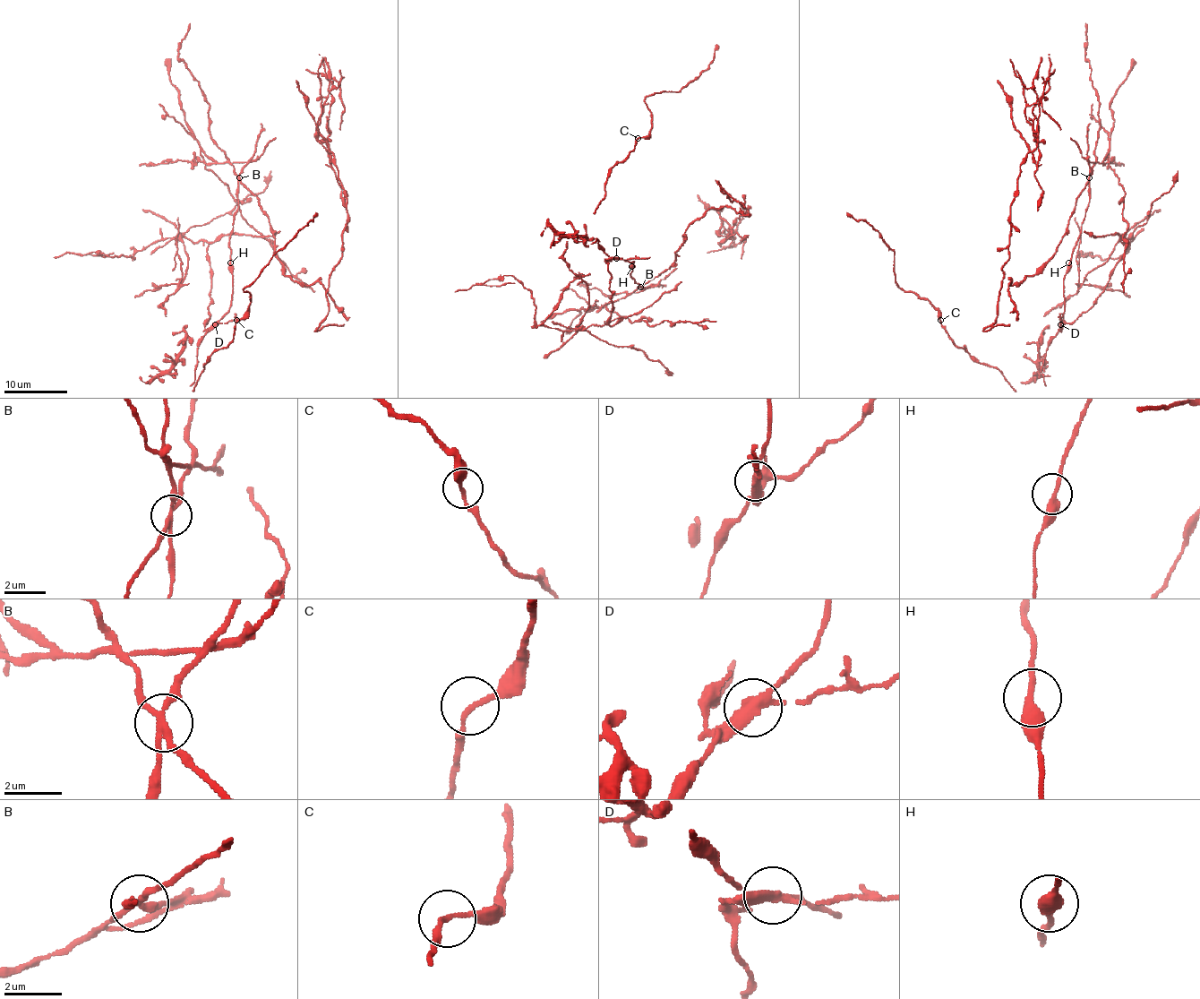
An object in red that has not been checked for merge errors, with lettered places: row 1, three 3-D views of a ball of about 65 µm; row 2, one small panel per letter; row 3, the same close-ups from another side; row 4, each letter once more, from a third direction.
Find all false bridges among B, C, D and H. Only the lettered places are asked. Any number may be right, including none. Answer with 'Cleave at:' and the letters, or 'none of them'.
Cleave at: B, D

